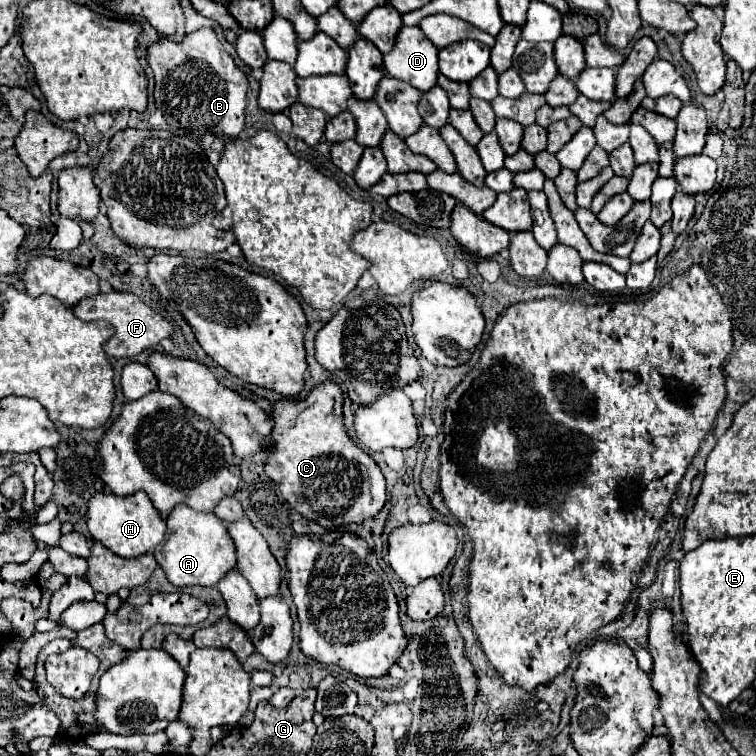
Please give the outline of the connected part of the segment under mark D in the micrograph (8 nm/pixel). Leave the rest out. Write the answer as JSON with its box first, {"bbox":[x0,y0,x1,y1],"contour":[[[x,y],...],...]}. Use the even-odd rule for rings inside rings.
{"bbox":[384,27,438,91],"contour":[[[402,27],[396,37],[396,47],[384,55],[384,71],[410,83],[418,91],[430,91],[438,77],[438,49],[426,39],[420,27]]]}

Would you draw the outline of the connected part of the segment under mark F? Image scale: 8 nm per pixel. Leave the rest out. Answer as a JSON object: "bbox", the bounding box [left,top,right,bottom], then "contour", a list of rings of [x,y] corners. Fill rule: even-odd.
{"bbox":[74,291,172,357],"contour":[[[112,291],[112,293],[100,293],[96,297],[84,299],[74,307],[74,315],[82,321],[96,321],[96,319],[104,319],[108,323],[112,323],[112,327],[116,329],[116,335],[104,345],[104,351],[110,357],[136,357],[142,351],[156,347],[162,339],[172,337],[172,325],[158,315],[156,311],[152,311],[142,299],[138,299],[132,293],[120,293],[120,291]]]}

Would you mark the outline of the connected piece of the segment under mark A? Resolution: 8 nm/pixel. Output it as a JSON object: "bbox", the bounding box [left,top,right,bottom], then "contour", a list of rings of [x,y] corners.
{"bbox":[162,505,236,587],"contour":[[[186,505],[176,507],[168,515],[168,531],[162,543],[164,573],[176,587],[202,585],[214,587],[228,571],[236,569],[236,547],[226,525],[214,513],[198,513]]]}

